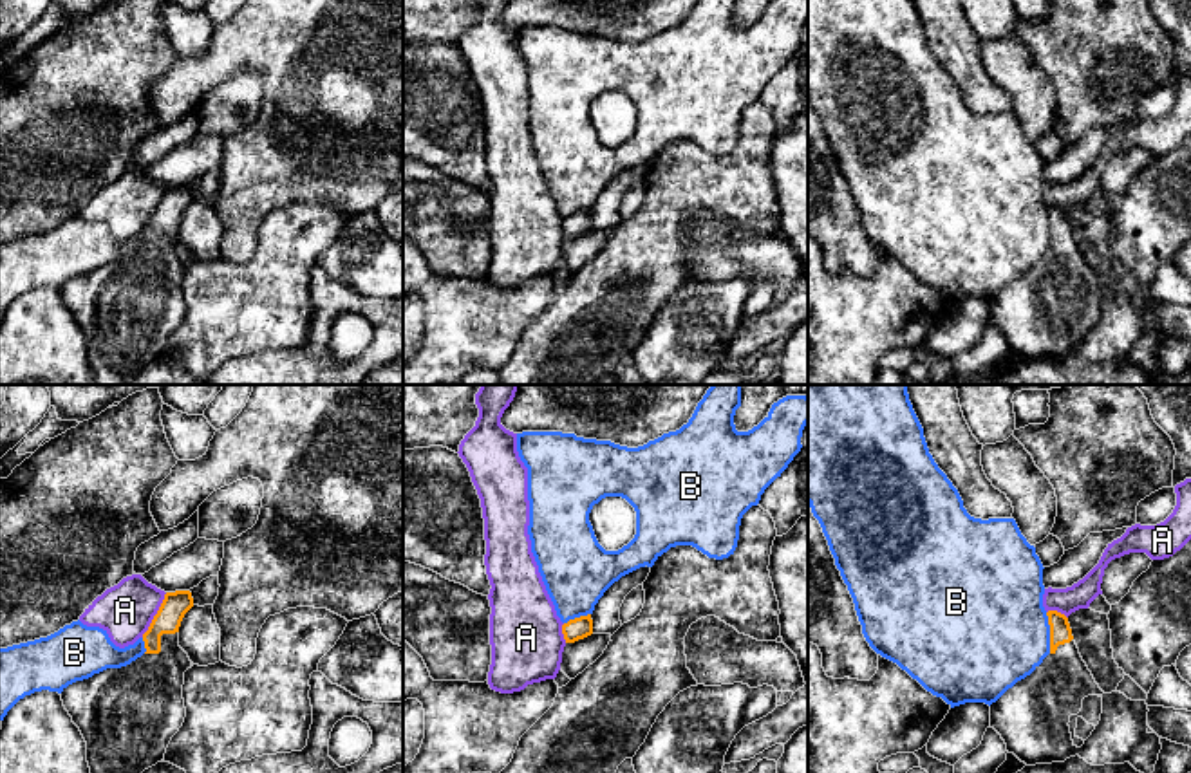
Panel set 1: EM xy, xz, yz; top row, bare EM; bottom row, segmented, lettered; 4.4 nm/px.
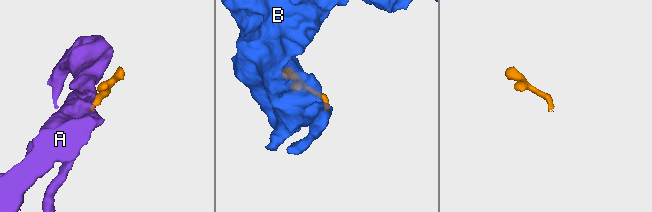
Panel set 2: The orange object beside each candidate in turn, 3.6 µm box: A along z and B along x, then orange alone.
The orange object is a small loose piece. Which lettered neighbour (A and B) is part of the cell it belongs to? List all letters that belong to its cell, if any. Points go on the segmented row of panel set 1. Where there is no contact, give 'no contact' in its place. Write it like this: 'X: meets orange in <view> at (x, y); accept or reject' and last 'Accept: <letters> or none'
A: meets orange in xy at (156, 614); reject
B: meets orange in yz at (1050, 633); reject
Accept: none

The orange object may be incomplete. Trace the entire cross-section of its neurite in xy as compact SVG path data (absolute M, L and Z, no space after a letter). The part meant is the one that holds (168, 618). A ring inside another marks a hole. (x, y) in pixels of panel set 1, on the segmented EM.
M190 591L166 592L148 630L143 634L146 652L121 668L107 668L89 679L63 688L61 701L87 742L90 773L143 773L163 762L172 737L184 722L184 672L192 668L179 647L179 627L193 607Z

